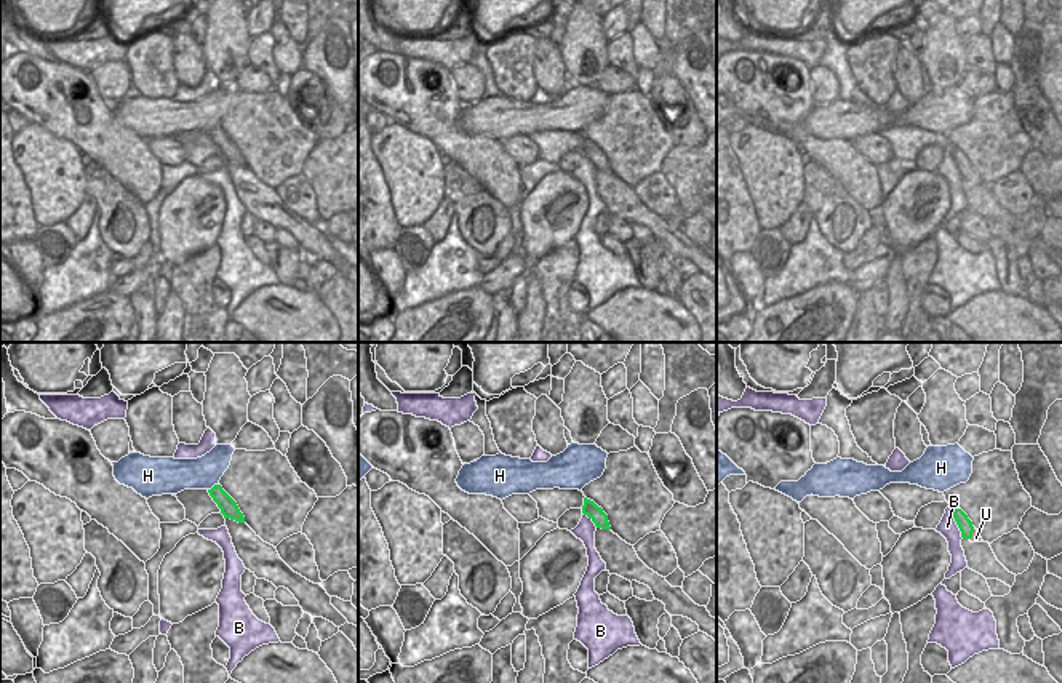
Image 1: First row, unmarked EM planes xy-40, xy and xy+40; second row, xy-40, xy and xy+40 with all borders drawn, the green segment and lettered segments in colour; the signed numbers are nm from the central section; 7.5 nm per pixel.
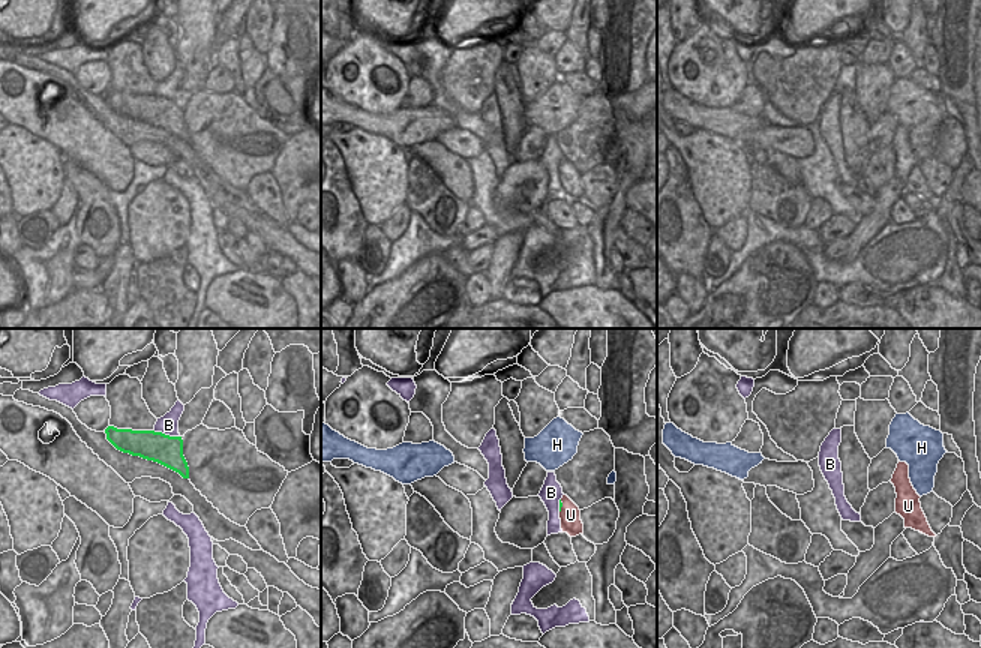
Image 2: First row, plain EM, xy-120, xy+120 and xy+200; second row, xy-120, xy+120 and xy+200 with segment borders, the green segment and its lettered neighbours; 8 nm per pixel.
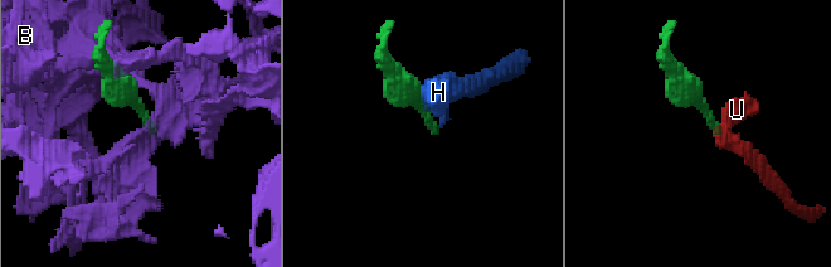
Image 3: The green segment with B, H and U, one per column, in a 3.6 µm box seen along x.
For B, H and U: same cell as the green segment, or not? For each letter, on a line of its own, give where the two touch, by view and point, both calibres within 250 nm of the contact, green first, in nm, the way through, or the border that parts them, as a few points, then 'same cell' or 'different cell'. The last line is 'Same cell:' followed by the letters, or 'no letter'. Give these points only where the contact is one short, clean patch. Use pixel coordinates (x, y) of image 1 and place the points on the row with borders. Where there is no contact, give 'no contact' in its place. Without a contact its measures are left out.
B: contact xy+40 (957, 523); calibres 110 and 140 nm; different cell
H: contact xy-40 (215, 485); calibres 140 and 240 nm; different cell
U: contact xy+40 (971, 535); calibres 110 and 70 nm; border xy+40 (974, 528), (970, 539); different cell
Same cell: no letter

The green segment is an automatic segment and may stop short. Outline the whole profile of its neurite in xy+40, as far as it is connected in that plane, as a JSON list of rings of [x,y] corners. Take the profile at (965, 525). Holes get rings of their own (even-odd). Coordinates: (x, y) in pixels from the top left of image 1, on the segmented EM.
[[[952,507],[952,515],[961,531],[963,539],[971,539],[974,533],[972,521],[968,518],[968,515],[960,507]]]

